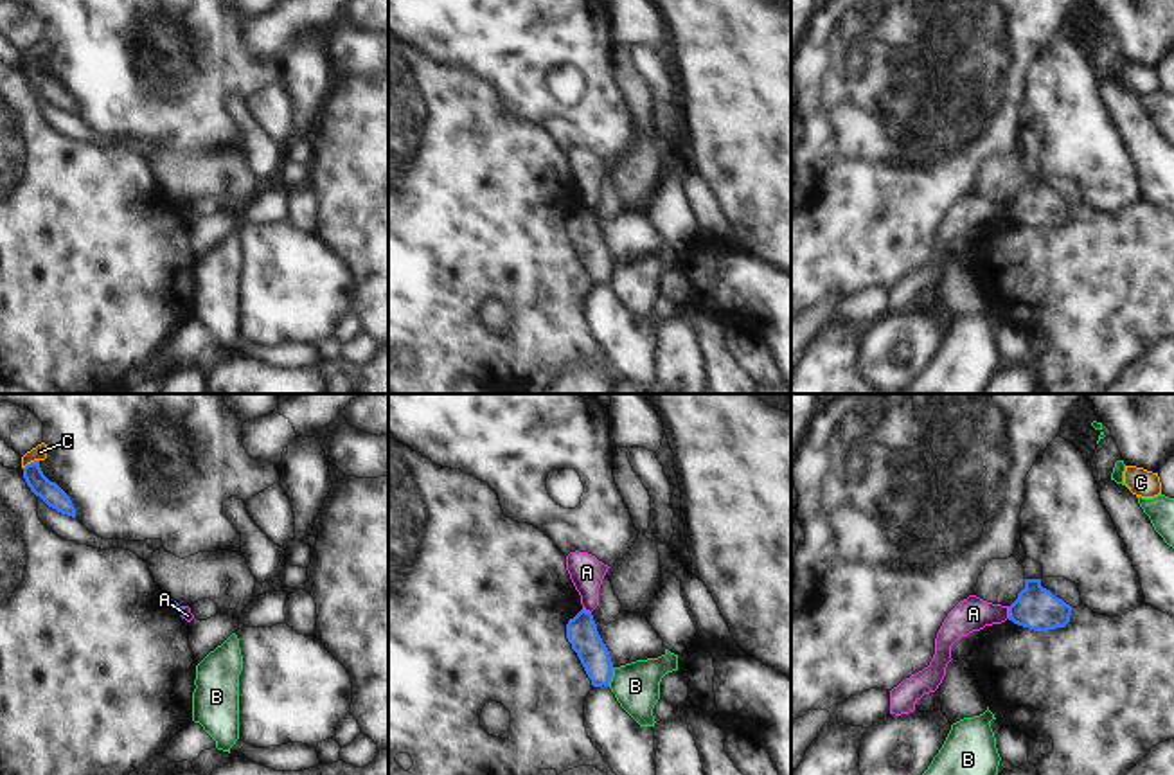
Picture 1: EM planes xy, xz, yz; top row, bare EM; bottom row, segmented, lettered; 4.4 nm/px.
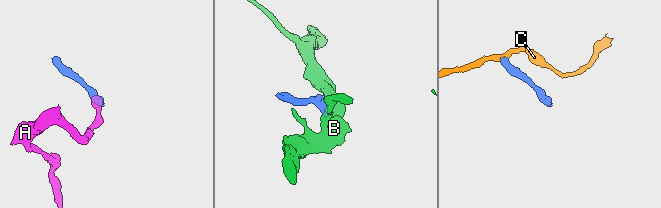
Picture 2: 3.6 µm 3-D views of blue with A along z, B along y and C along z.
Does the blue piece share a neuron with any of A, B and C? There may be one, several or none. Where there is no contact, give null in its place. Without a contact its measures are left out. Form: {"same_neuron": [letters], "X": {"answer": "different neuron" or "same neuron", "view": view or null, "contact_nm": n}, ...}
{"same_neuron": [], "A": {"answer": "different neuron", "view": "yz", "contact_nm": 60}, "B": {"answer": "different neuron", "view": "xz", "contact_nm": 90}, "C": {"answer": "different neuron", "view": "xy", "contact_nm": 90}}

